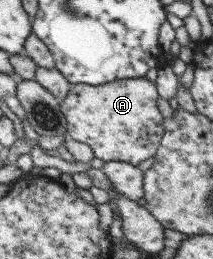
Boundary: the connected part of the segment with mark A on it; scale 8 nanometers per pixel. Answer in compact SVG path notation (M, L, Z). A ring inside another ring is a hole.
M144 76L93 86L84 82L73 84L59 101L66 122L64 135L88 145L102 161L125 161L136 166L154 155L164 131L163 117L157 108L158 98L156 86Z

